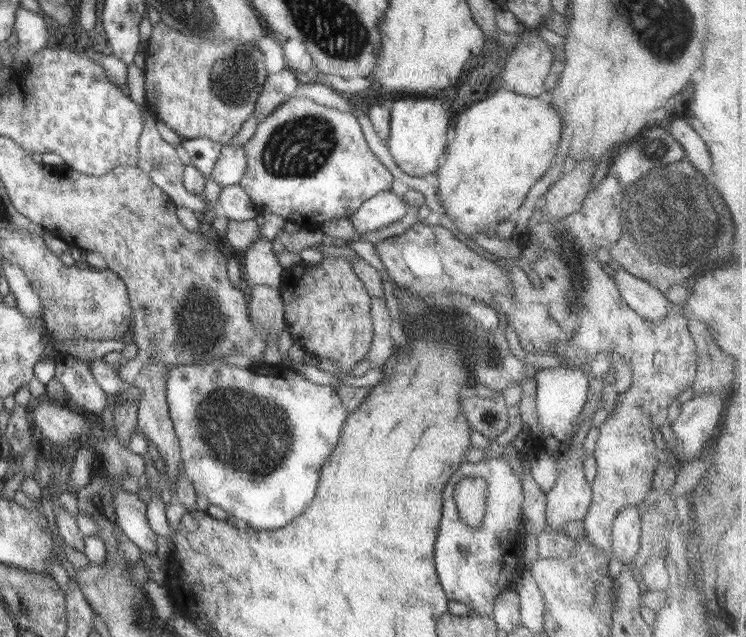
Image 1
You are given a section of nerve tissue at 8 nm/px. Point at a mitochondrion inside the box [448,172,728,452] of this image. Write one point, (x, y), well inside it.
(566, 255)

